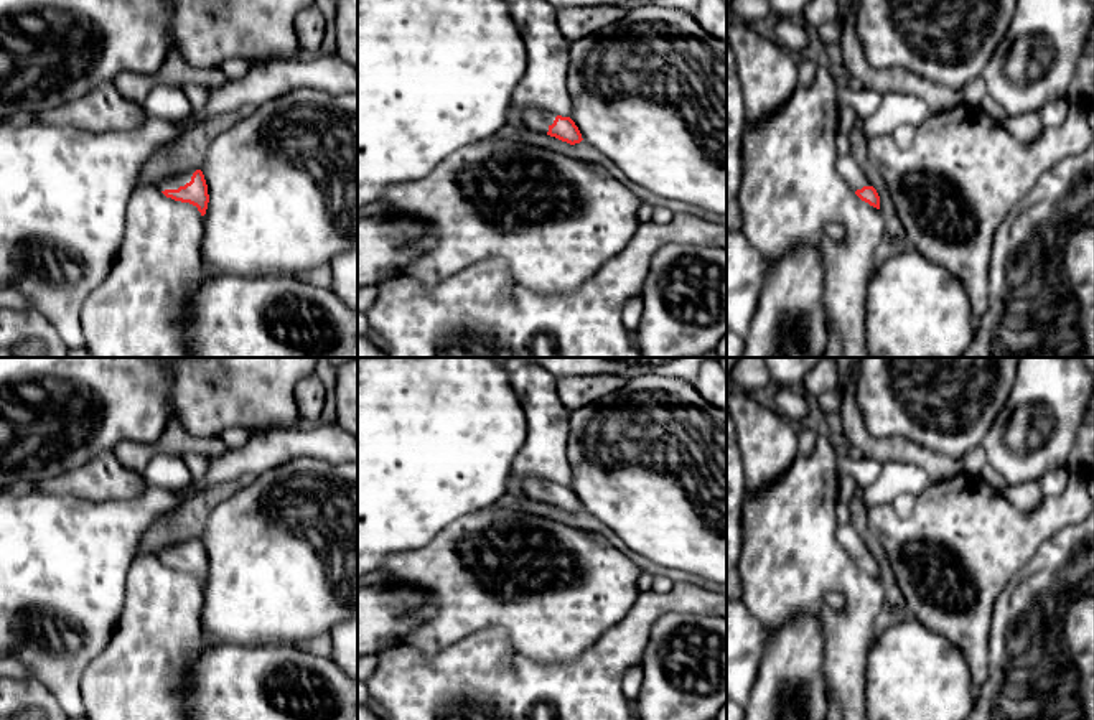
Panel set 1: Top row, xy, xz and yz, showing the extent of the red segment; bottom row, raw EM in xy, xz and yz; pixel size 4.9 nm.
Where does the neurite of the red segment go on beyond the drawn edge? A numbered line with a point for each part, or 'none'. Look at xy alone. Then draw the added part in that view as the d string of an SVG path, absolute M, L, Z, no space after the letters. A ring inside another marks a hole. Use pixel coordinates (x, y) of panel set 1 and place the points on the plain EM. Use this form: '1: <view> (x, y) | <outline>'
1: xy (178, 547) | M194 537L175 540L175 542L170 544L170 545L160 547L160 549L155 552L155 555L157 555L160 560L165 560L165 559L178 559L180 555L185 555L186 552L191 550L191 545L193 545L194 540L196 540Z

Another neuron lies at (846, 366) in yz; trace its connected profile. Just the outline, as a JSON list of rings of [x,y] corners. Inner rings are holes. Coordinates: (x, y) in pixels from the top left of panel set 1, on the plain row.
[[[835,358],[839,371],[839,389],[847,386],[849,376],[857,366],[860,366],[862,358]]]

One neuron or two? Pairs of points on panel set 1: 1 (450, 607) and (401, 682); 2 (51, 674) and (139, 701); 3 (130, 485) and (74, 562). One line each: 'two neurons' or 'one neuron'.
1: two neurons
2: two neurons
3: two neurons

